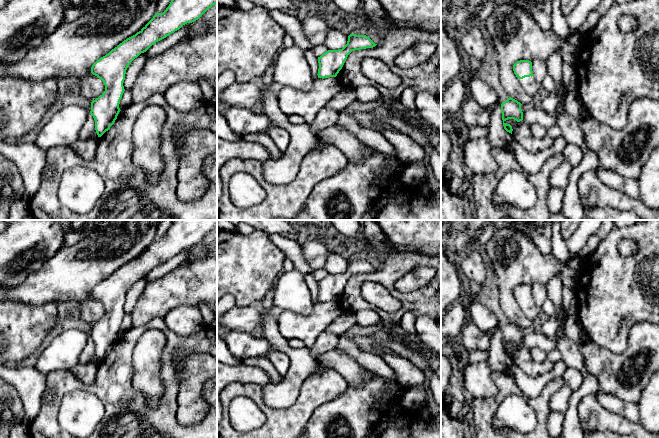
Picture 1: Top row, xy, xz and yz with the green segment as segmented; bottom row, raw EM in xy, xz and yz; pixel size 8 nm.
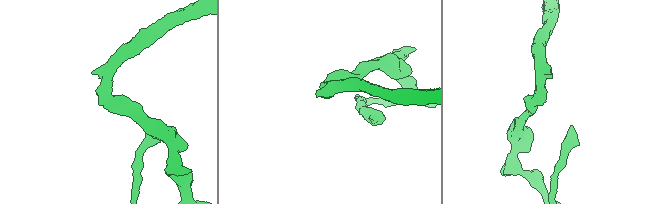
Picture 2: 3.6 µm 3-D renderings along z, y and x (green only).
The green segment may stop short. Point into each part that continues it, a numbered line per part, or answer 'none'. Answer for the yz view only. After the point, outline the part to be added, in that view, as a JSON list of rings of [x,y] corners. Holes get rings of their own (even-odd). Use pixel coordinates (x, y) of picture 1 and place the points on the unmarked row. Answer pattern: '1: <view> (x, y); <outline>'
1: yz (529, 308); [[[534,300],[525,301],[523,303],[519,303],[517,301],[517,303],[521,311],[523,312],[523,314],[528,319],[530,319],[531,321],[534,321],[535,319],[537,319],[540,310],[537,308]]]

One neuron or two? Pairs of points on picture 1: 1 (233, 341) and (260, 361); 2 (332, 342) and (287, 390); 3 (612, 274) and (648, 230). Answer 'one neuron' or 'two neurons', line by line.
1: two neurons
2: two neurons
3: one neuron

